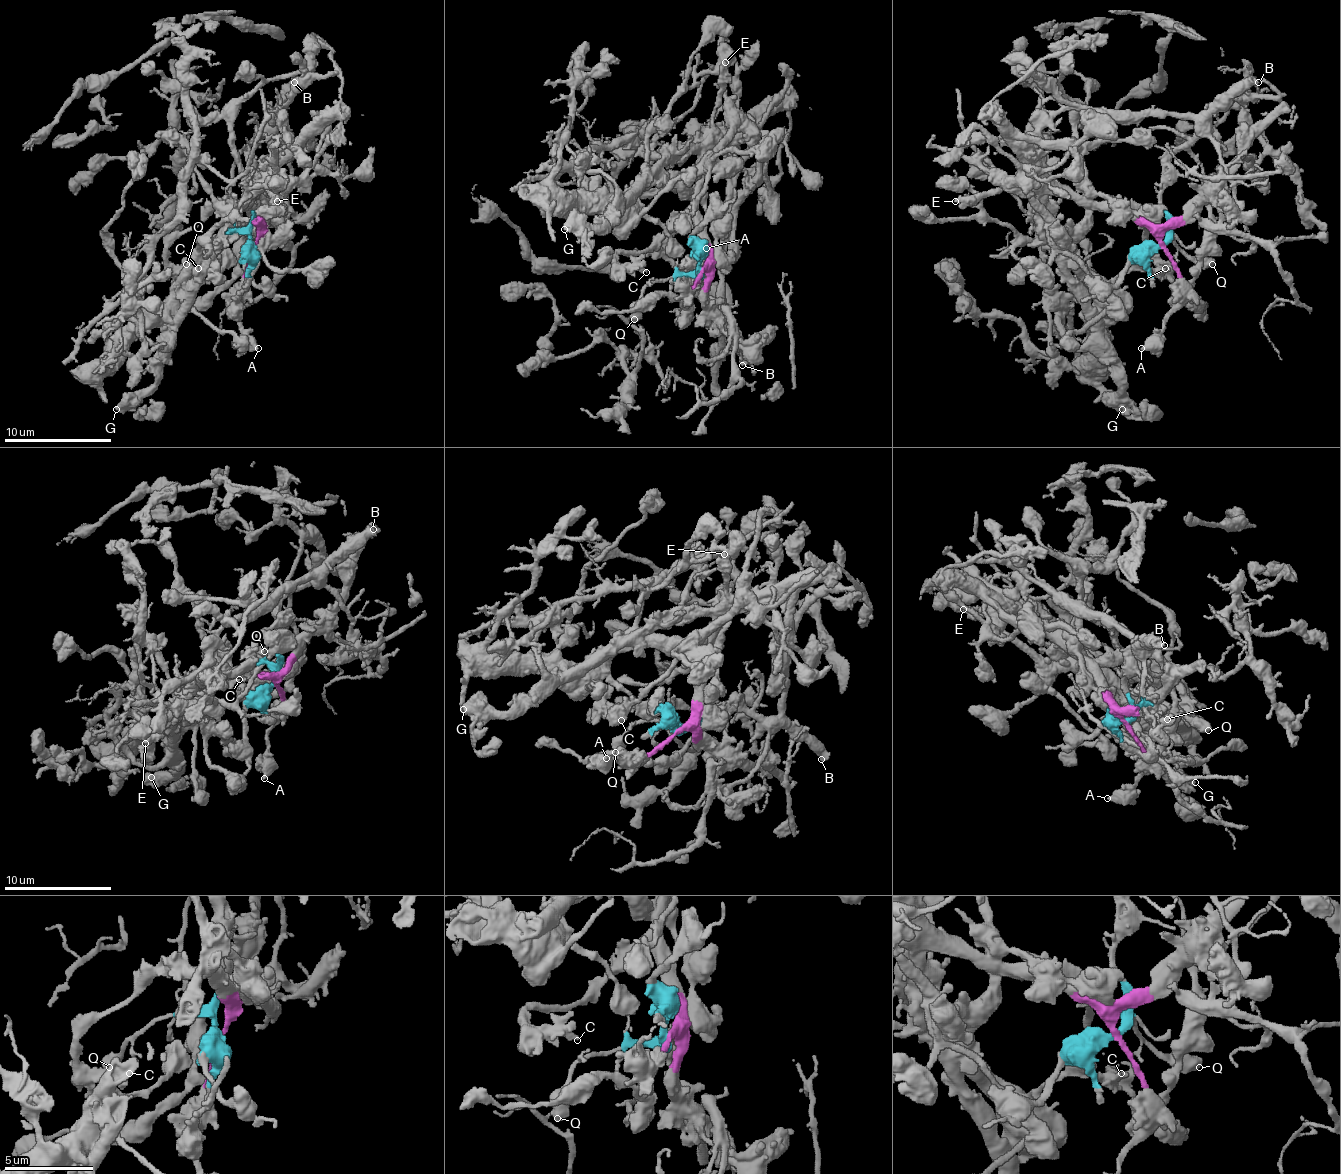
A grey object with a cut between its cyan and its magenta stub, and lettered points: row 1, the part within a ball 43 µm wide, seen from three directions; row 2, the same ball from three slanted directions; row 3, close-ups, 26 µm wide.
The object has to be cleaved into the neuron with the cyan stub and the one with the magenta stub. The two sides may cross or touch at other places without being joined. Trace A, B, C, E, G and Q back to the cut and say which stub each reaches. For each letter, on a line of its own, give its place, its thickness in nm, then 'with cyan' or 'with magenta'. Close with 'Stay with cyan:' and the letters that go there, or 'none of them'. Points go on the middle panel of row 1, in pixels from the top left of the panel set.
A: place (706, 248); calibre 400 nm; with magenta
B: place (742, 365); calibre 440 nm; with cyan
C: place (646, 272); calibre 240 nm; with magenta
E: place (725, 62); calibre 400 nm; with magenta
G: place (564, 229); calibre 650 nm; with magenta
Q: place (634, 319); calibre 650 nm; with cyan
Stay with cyan: B, Q

